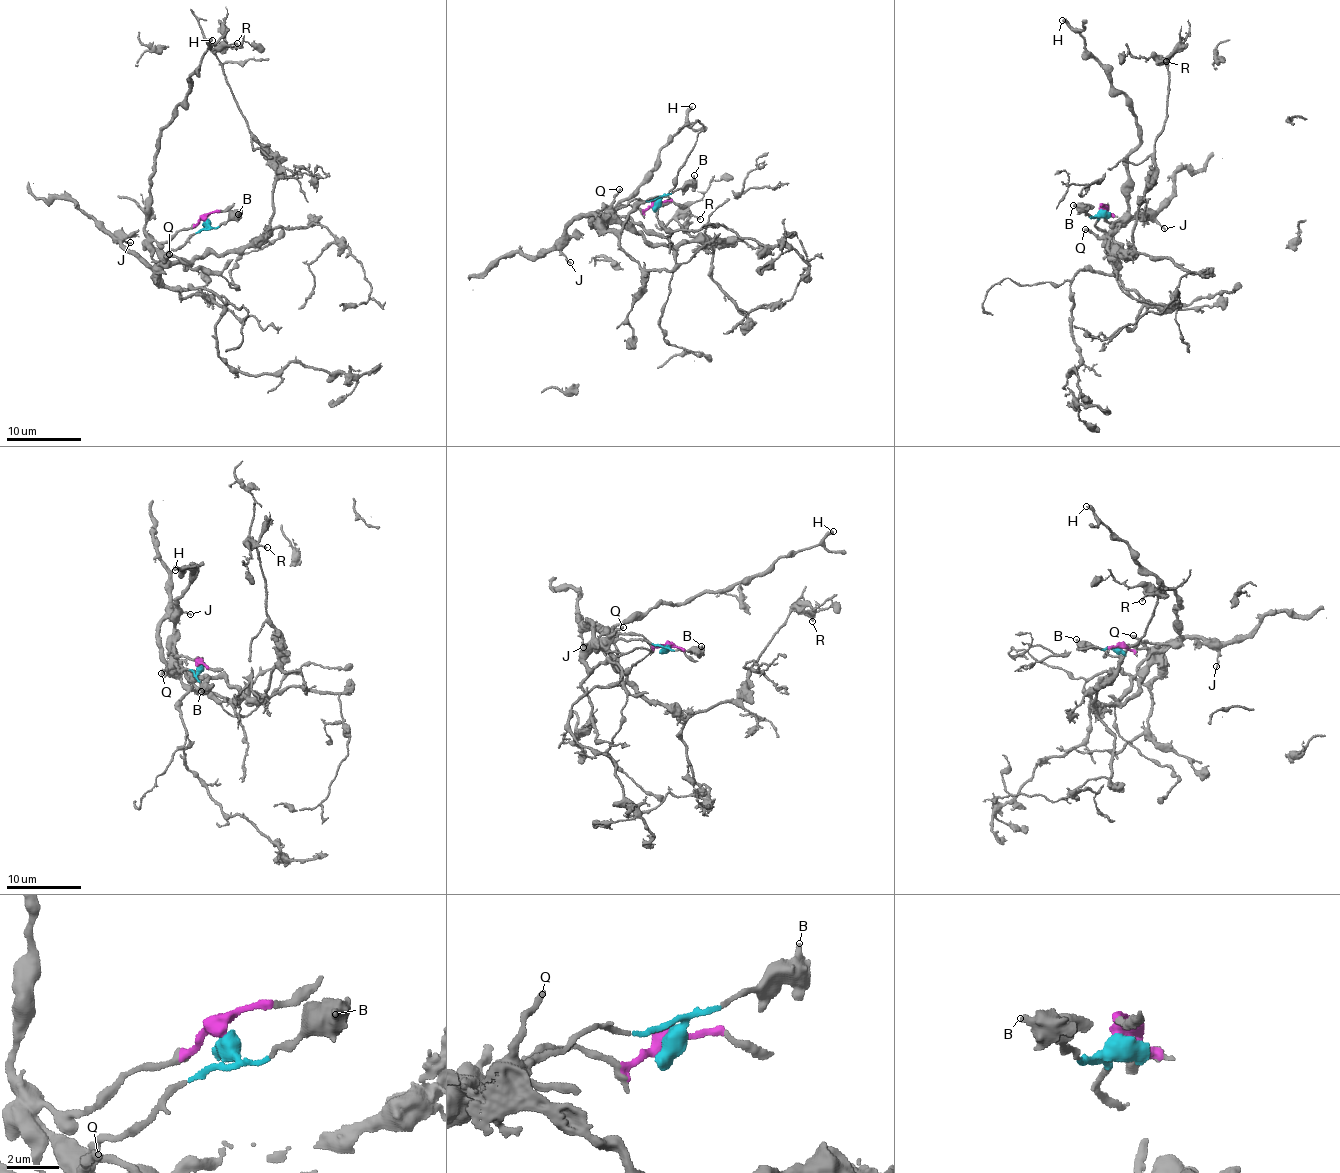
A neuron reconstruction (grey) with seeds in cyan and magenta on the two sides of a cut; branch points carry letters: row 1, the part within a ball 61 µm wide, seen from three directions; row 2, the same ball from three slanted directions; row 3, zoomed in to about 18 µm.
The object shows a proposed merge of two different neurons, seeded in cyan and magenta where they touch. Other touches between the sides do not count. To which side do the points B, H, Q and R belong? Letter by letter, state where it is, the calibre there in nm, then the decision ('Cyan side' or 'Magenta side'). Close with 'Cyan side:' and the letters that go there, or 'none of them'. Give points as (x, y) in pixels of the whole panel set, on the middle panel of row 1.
B: Place: (694, 175). Thickness 420 nm. Cyan side
H: Place: (692, 106). Thickness 360 nm. Magenta side
Q: Place: (619, 189). Thickness 280 nm. Magenta side
R: Place: (700, 219). Thickness 150 nm. Cyan side
Cyan side: B, R

